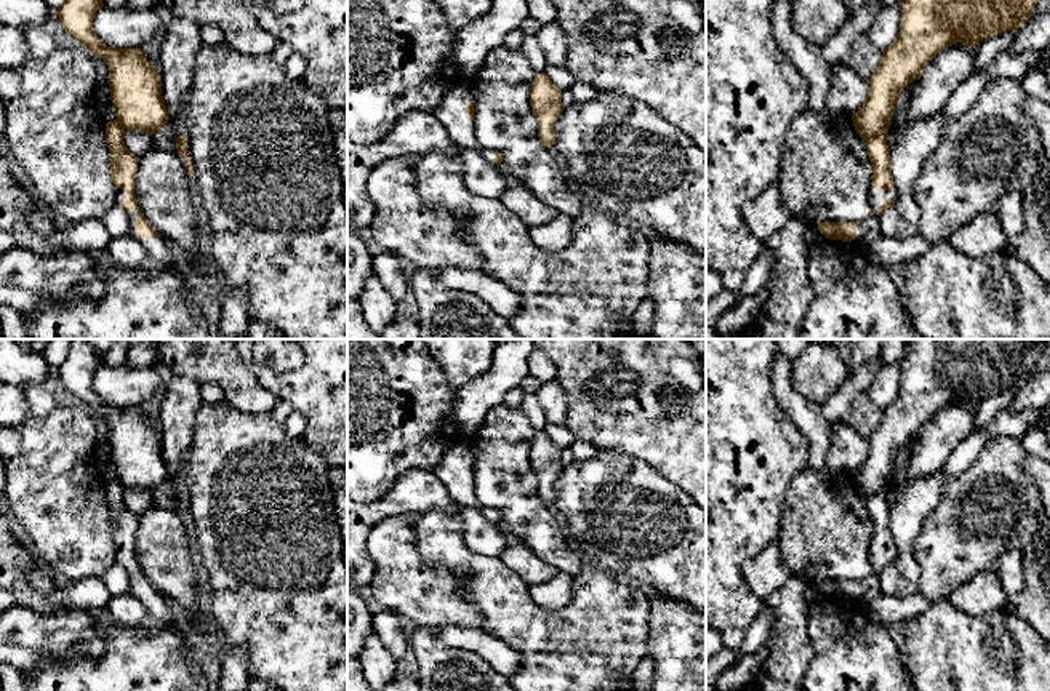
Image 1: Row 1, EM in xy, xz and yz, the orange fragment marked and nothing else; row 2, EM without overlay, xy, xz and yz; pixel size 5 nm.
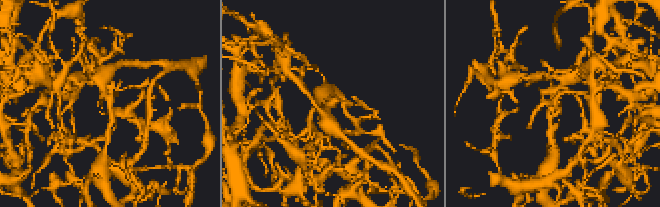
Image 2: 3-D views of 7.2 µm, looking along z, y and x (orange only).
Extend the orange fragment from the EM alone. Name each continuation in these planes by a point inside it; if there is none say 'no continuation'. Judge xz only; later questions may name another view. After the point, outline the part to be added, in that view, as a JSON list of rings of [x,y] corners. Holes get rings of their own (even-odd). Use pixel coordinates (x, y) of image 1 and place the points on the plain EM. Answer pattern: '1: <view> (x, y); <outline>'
1: xz (452, 471); [[[463,440],[443,454],[434,473],[445,485],[448,494],[461,505],[461,509],[479,507],[483,517],[495,523],[495,513],[479,502],[474,480],[466,473],[466,462],[469,459],[474,459],[474,449],[467,440]]]

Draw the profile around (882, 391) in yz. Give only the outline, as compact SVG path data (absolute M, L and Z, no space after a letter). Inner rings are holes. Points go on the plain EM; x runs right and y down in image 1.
M900 363L882 366L868 387L871 401L884 409L888 406L900 390L901 368Z

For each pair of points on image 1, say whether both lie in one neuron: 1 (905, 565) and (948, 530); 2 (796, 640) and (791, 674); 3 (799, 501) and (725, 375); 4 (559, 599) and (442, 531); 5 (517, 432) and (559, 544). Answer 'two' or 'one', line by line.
1: two
2: one
3: two
4: two
5: one

